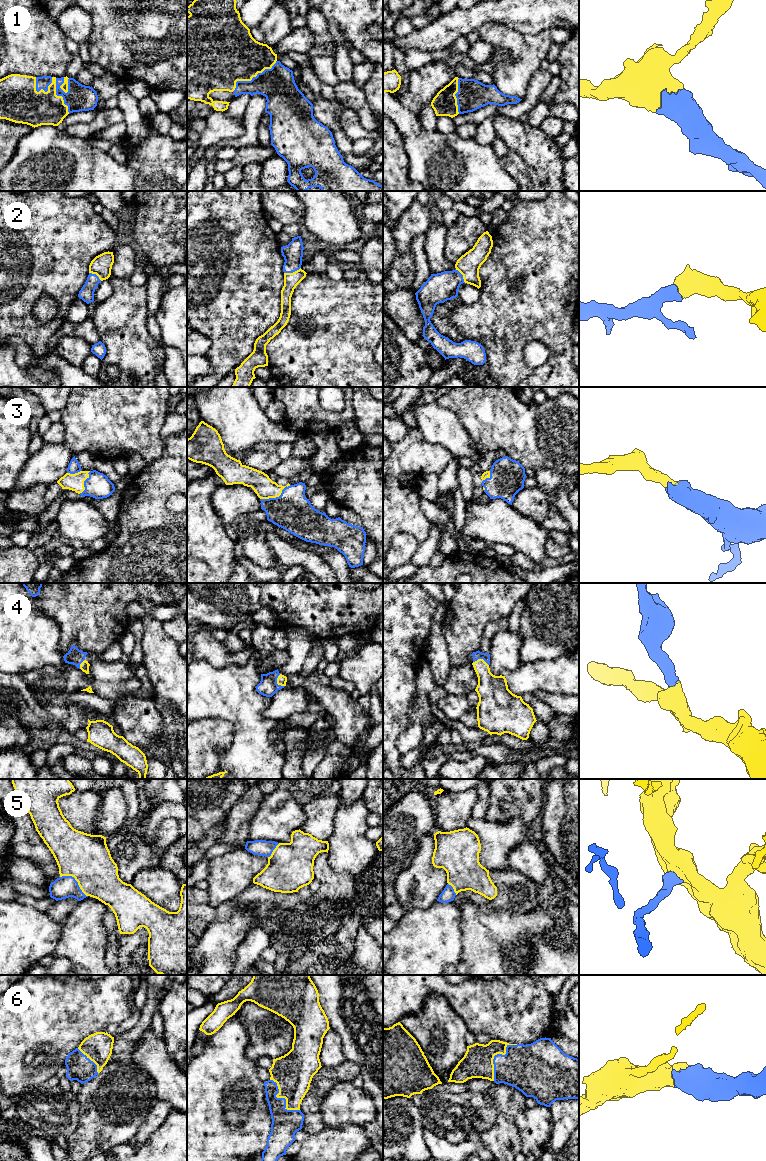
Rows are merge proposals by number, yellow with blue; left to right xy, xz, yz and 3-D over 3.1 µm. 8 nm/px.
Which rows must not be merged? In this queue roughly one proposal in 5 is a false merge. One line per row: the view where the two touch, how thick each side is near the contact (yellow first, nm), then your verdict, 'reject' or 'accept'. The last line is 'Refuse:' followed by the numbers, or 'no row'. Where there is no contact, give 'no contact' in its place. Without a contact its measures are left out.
1: meets yellow in xz; 440 nm thick on the yellow side, 280 nm on the other; accept
2: meets yellow in xz; 120 nm thick on the yellow side, 160 nm on the other; accept
3: meets yellow in xz; 170 nm thick on the yellow side, 300 nm on the other; accept
4: meets yellow in xz; 80 nm thick on the yellow side, 150 nm on the other; accept
5: meets yellow in xy; 380 nm thick on the yellow side, 180 nm on the other; accept
6: meets yellow in yz; 240 nm thick on the yellow side, 360 nm on the other; accept
Refuse: no row

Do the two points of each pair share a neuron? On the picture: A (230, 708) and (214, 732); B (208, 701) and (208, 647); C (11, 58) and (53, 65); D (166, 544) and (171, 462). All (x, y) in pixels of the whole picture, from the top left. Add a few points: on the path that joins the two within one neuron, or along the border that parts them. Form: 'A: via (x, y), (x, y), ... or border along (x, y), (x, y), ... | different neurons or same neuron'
A: border along (199, 718), (226, 719), (232, 725), (233, 739) | different neurons
B: border along (197, 658), (203, 658), (218, 668), (231, 665) | different neurons
C: via (21, 58), (43, 58) | same neuron
D: via (158, 524), (159, 482) | same neuron

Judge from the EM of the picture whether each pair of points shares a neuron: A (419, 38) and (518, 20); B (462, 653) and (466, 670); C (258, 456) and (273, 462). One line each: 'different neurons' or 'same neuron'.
A: same neuron
B: different neurons
C: same neuron

